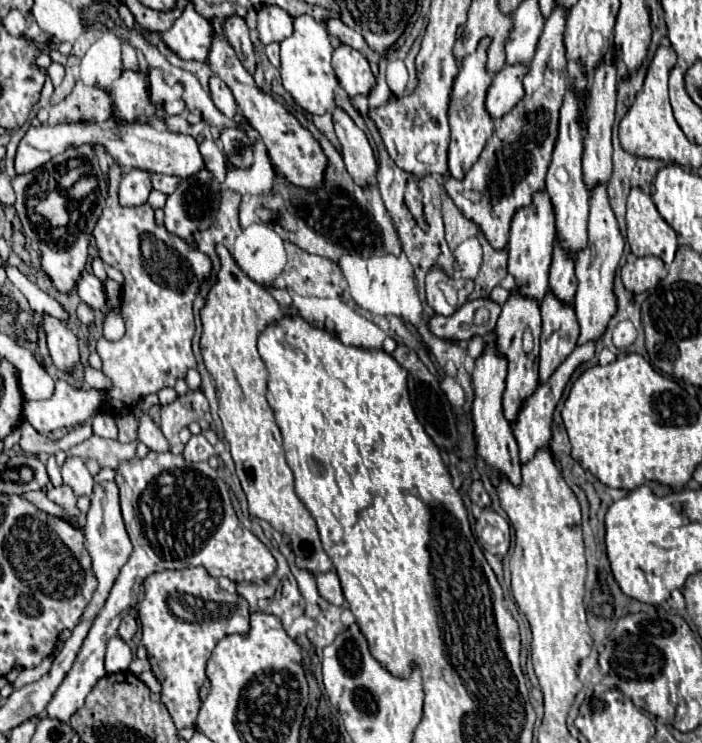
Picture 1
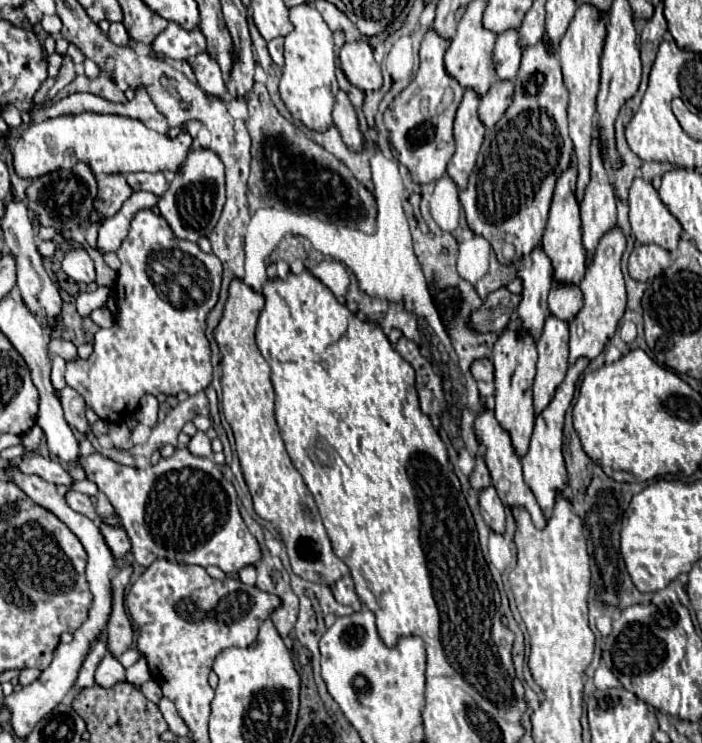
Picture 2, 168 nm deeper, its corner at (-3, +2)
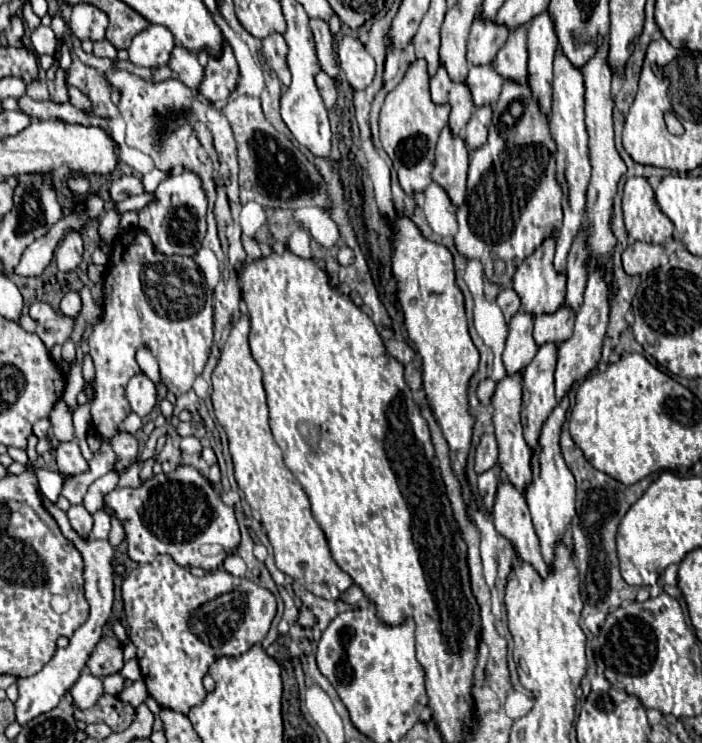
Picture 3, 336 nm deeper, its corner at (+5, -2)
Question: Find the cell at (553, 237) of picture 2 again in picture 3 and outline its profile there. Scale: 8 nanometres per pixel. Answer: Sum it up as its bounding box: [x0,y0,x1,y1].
[513,238,565,316]

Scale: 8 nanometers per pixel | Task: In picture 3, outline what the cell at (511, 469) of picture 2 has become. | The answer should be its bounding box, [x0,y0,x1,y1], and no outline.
[491,484,549,578]

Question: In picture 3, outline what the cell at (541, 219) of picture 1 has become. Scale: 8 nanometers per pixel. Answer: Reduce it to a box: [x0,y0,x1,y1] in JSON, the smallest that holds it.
[503,312,537,376]

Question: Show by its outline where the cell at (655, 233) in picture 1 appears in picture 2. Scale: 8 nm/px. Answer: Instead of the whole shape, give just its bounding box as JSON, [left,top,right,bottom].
[629,178,681,252]

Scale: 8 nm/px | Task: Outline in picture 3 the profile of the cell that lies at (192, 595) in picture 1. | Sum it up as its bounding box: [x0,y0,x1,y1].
[123,556,275,714]

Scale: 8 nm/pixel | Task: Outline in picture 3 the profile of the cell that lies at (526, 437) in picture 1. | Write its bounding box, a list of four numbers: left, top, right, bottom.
[525,398,575,570]

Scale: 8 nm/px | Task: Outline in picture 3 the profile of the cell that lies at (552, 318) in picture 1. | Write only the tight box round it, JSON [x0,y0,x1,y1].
[521,344,557,450]

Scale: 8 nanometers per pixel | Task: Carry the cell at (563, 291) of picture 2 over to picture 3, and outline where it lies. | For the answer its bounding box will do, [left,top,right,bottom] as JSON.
[533,306,575,346]

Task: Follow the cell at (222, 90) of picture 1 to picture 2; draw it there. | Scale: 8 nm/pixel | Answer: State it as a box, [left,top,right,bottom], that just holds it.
[189,52,227,98]

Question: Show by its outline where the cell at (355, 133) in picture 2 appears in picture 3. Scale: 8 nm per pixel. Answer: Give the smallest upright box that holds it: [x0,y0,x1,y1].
[315,70,337,108]

